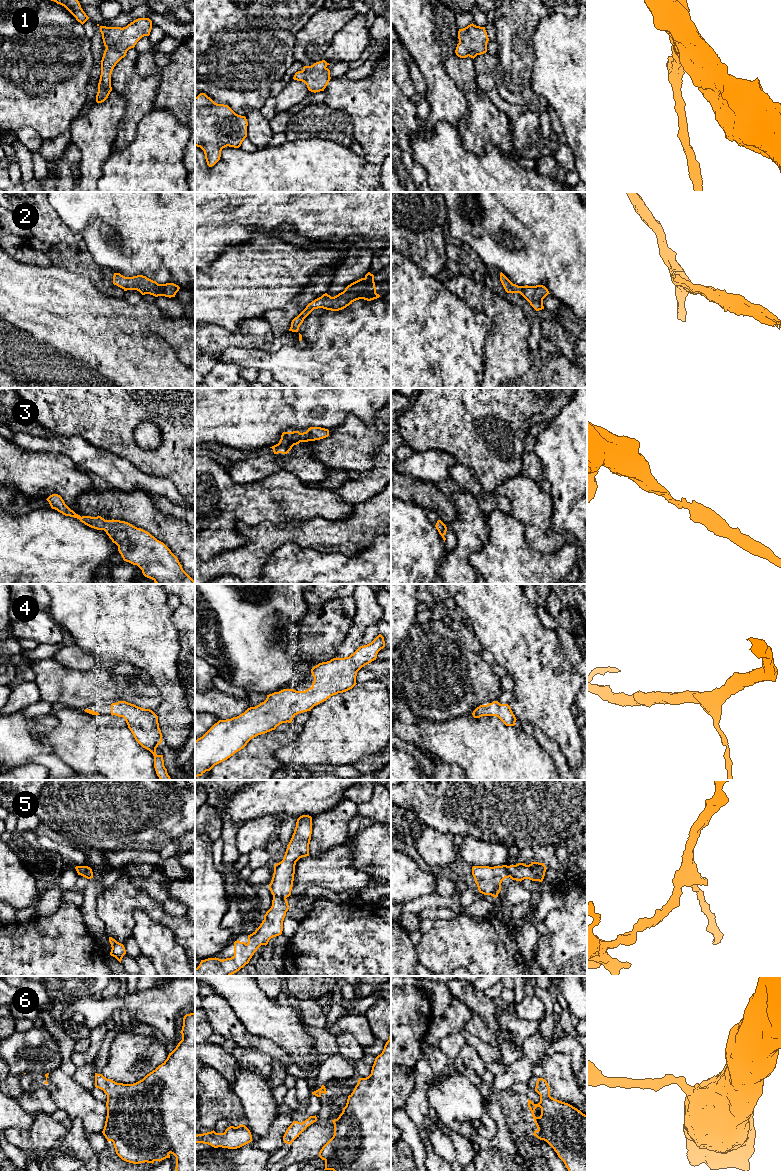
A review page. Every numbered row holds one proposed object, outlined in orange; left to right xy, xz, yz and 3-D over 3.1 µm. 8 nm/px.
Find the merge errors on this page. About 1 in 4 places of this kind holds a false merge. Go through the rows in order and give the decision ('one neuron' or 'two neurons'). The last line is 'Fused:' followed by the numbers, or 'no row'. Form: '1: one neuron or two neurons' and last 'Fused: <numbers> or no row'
1: one neuron
2: one neuron
3: one neuron
4: one neuron
5: one neuron
6: one neuron
Fused: no row

